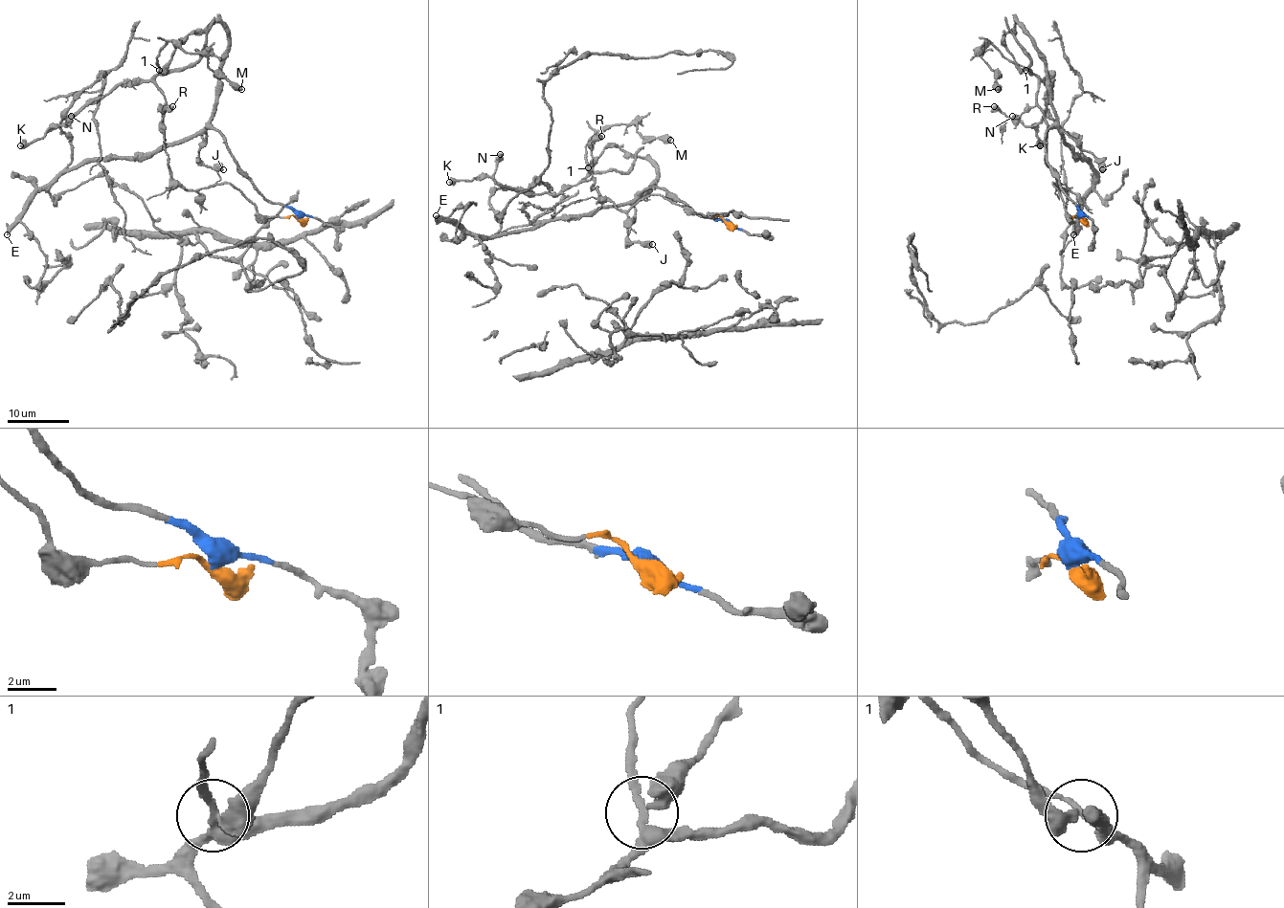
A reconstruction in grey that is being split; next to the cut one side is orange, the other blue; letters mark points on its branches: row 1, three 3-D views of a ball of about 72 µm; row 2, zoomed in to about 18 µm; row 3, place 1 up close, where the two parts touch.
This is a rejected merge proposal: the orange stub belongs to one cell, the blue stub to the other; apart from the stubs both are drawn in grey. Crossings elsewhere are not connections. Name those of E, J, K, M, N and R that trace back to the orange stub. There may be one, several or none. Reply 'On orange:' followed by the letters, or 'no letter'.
On orange: K, M, N, R

